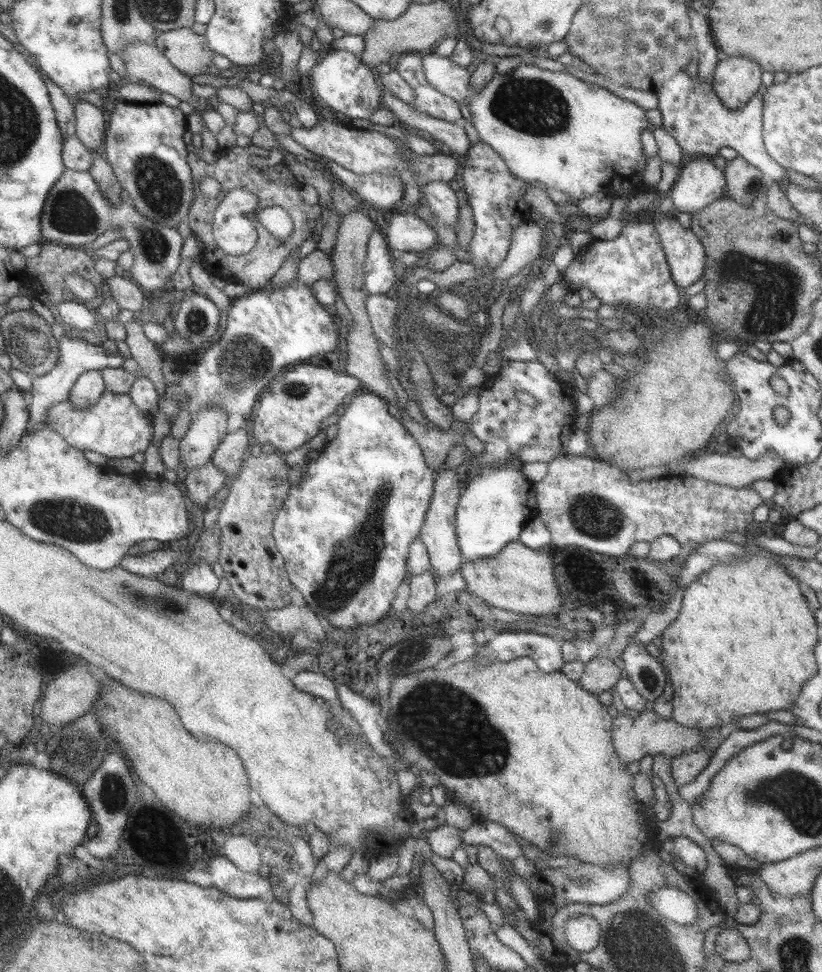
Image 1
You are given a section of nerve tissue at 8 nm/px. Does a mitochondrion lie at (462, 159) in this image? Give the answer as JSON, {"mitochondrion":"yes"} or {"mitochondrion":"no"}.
{"mitochondrion":"no"}

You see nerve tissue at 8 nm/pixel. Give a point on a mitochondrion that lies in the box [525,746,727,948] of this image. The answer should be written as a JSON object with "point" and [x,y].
{"point":[556,837]}

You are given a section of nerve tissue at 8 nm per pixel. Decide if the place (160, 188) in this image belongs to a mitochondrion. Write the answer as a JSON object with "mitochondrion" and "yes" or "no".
{"mitochondrion":"yes"}

